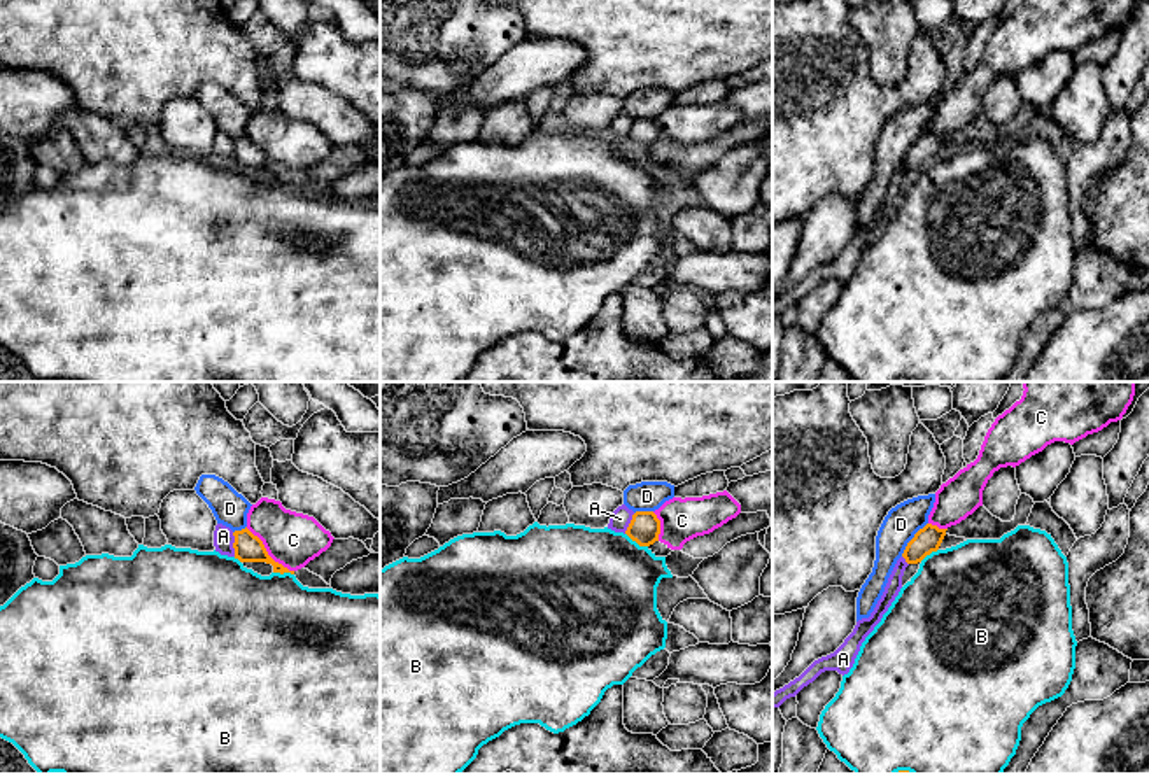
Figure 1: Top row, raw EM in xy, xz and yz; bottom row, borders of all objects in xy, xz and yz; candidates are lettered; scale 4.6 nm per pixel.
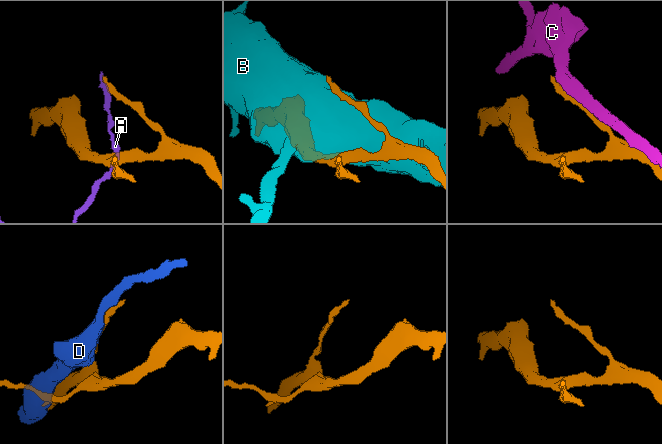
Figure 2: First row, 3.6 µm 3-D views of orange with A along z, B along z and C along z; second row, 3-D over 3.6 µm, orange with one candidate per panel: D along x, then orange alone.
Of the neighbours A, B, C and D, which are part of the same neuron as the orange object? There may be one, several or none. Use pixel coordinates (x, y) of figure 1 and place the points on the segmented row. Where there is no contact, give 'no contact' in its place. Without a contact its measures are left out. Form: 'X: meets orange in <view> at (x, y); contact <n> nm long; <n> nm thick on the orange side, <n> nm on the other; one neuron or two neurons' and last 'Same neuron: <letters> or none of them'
A: meets orange in xy at (233, 545); contact 110 nm long; 130 nm thick on the orange side, 100 nm on the other; two neurons
B: meets orange in xz at (636, 541); contact 120 nm long; 140 nm thick on the orange side, 500 nm on the other; two neurons
C: meets orange in xy at (267, 552); contact 300 nm long; 130 nm thick on the orange side, 240 nm on the other; two neurons
D: meets orange in yz at (911, 540); contact 200 nm long; 120 nm thick on the orange side, 160 nm on the other; two neurons
Same neuron: none of them

